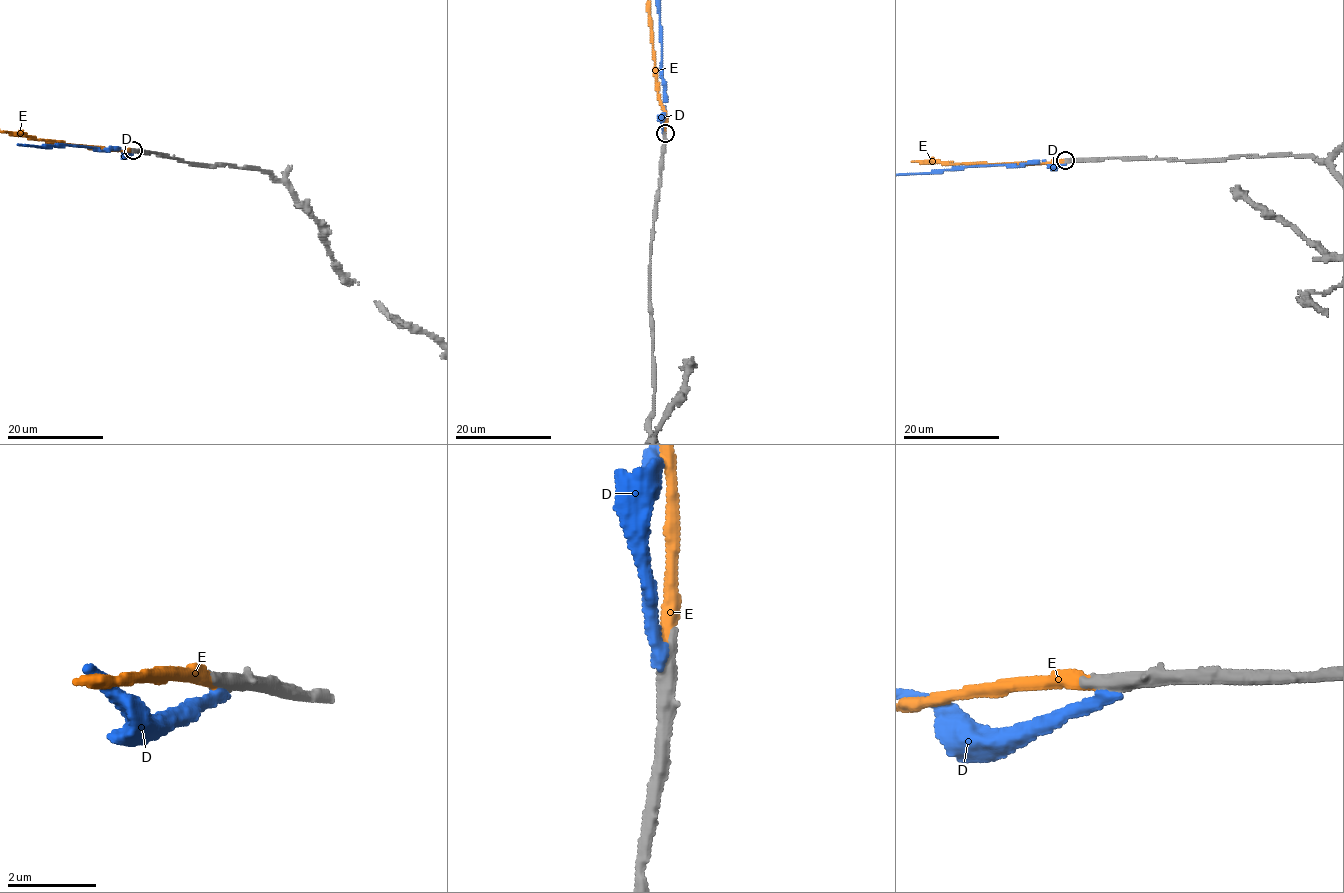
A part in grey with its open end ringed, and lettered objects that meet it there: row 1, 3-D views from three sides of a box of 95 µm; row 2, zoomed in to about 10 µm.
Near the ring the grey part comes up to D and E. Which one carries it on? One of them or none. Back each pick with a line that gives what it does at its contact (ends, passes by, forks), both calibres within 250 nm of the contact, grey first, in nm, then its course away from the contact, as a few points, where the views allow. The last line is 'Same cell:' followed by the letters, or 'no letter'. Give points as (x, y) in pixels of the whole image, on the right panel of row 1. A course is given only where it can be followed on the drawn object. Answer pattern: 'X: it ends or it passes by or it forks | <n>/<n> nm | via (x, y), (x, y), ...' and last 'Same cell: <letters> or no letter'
E: it ends | 440/340 nm
Same cell: E

